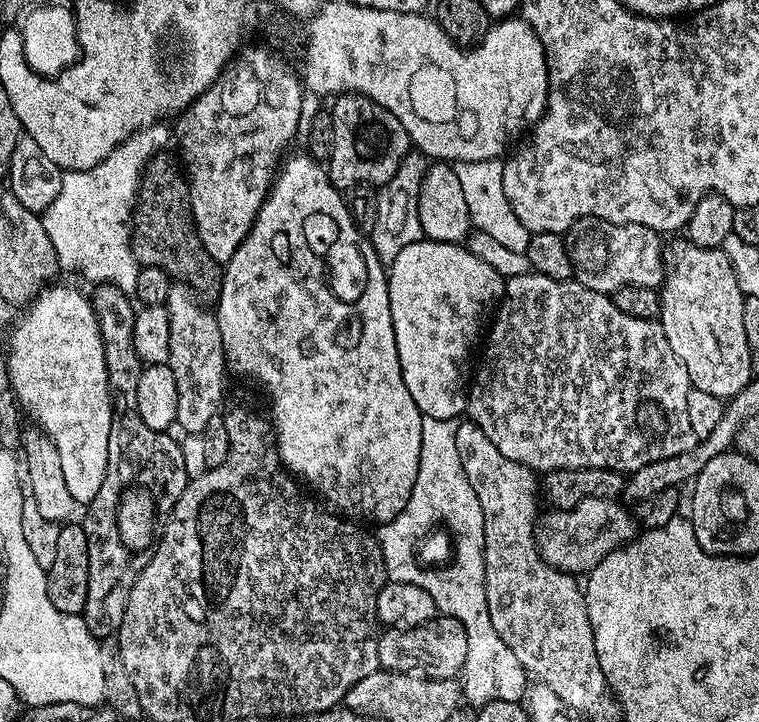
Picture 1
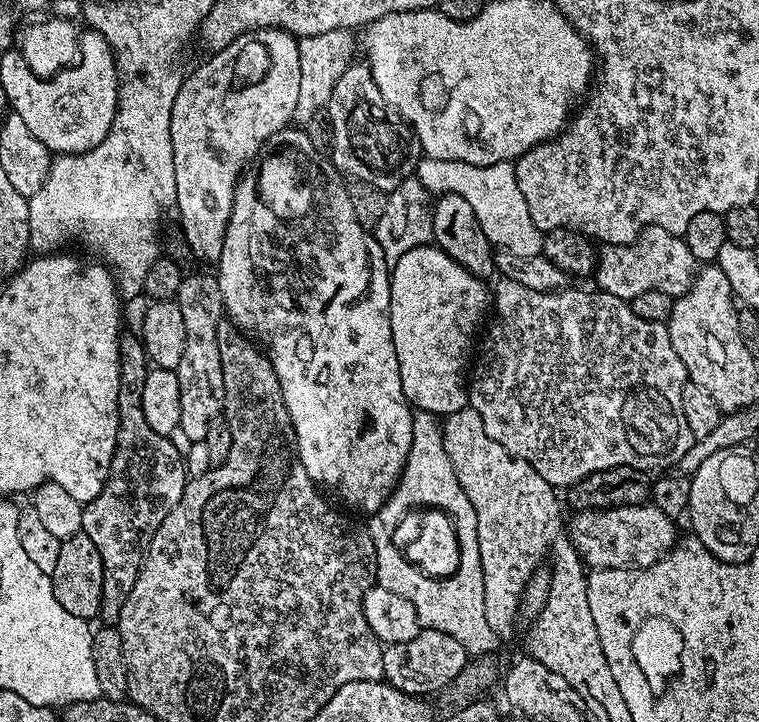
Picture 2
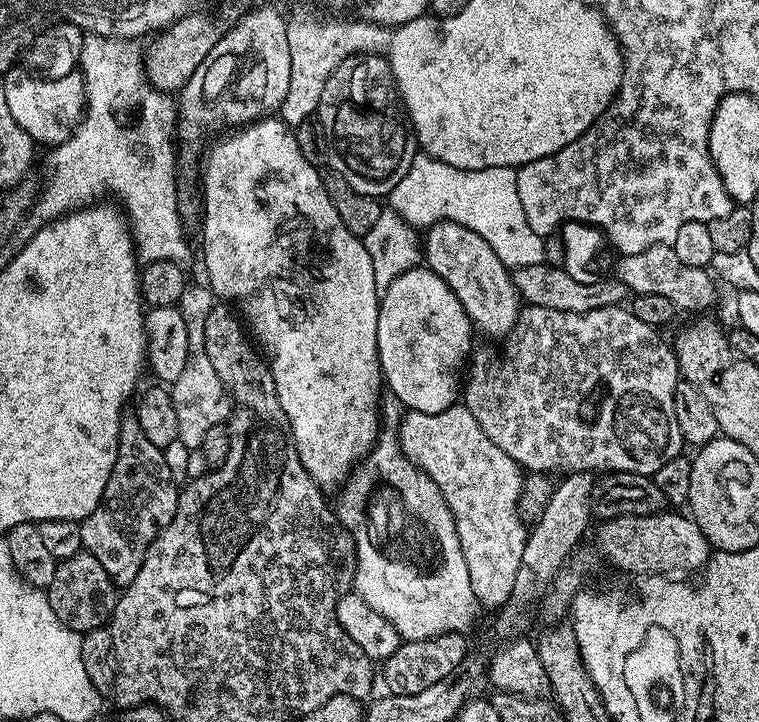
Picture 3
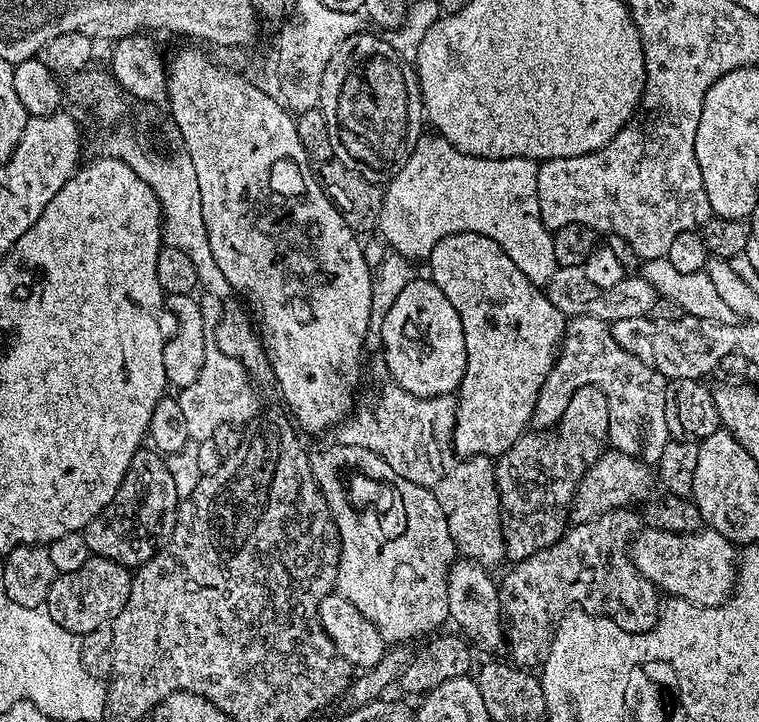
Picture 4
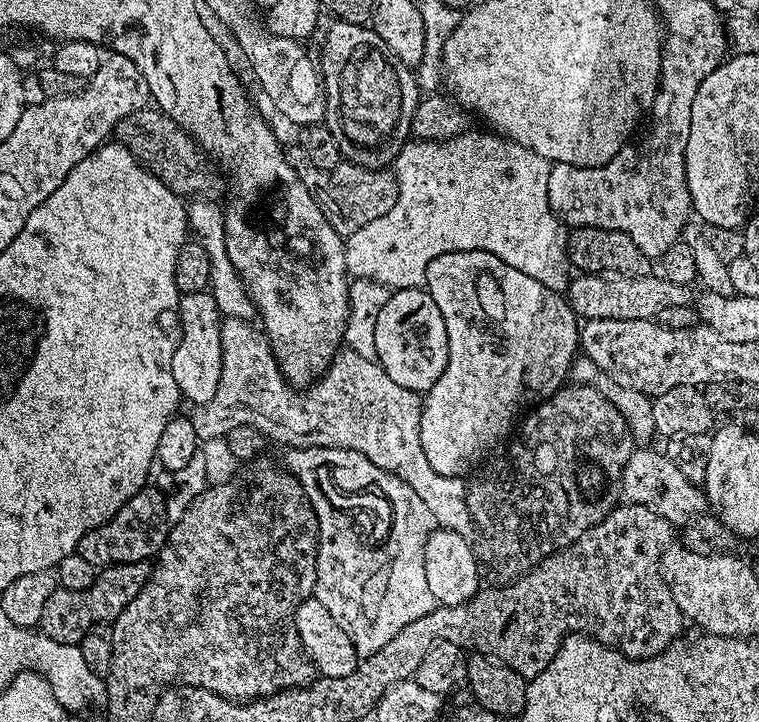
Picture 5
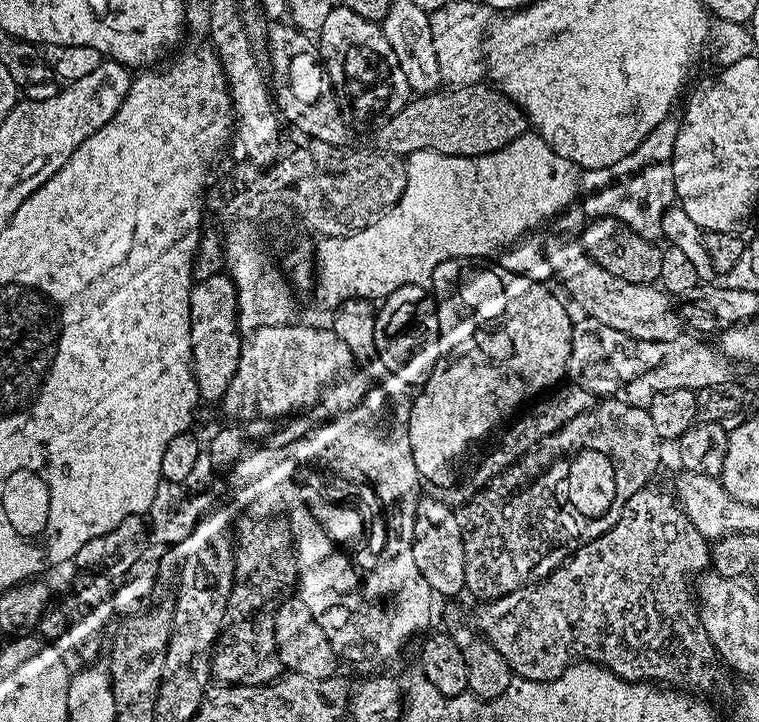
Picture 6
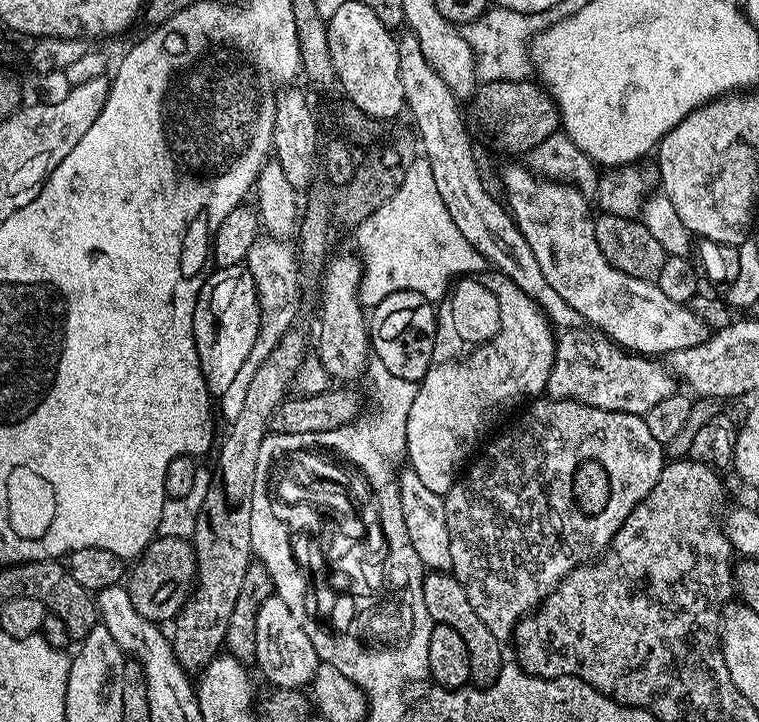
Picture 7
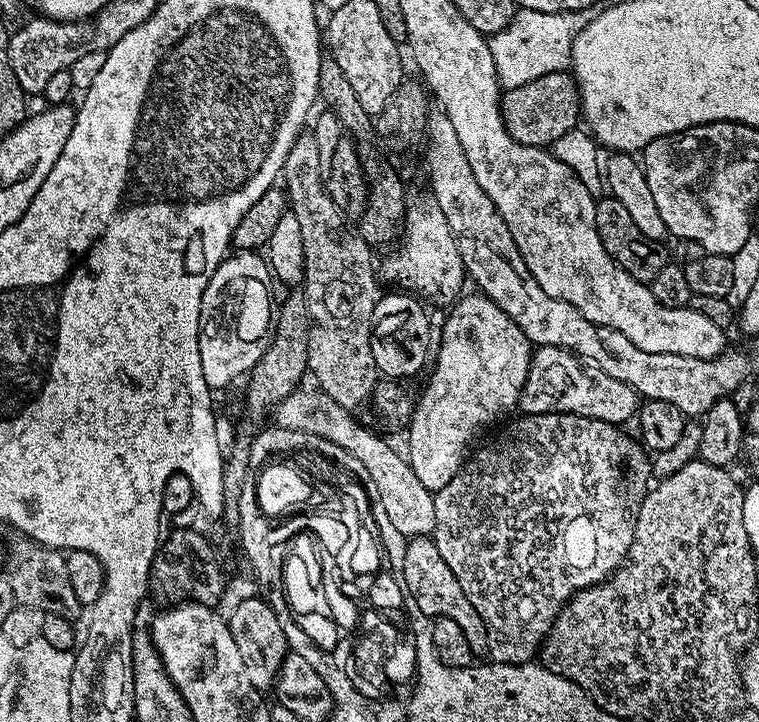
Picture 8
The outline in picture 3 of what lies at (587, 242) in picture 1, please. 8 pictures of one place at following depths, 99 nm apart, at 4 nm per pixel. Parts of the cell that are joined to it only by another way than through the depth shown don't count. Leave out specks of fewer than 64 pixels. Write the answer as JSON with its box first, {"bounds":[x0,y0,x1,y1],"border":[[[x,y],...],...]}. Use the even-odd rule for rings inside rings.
{"bounds":[614,242,717,310],"border":[[[657,242],[638,254],[621,255],[619,259],[620,265],[617,266],[614,276],[628,289],[629,293],[637,296],[662,294],[665,298],[670,298],[670,302],[674,302],[680,310],[708,308],[716,300],[717,281],[713,273],[708,268],[686,266],[686,262],[678,258],[676,249],[671,243]]]}

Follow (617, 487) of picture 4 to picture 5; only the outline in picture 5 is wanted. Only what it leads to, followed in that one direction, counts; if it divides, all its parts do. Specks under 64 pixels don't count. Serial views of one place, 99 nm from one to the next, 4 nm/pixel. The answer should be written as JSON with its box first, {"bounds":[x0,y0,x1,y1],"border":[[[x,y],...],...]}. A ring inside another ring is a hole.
{"bounds":[619,448,710,526],"border":[[[644,448],[634,450],[620,472],[619,499],[626,504],[637,504],[654,510],[662,518],[666,518],[674,526],[688,524],[694,517],[705,515],[709,511],[710,501],[704,495],[701,485],[690,482],[682,470],[678,470],[675,459],[671,455],[663,456],[660,452],[651,452]]]}

